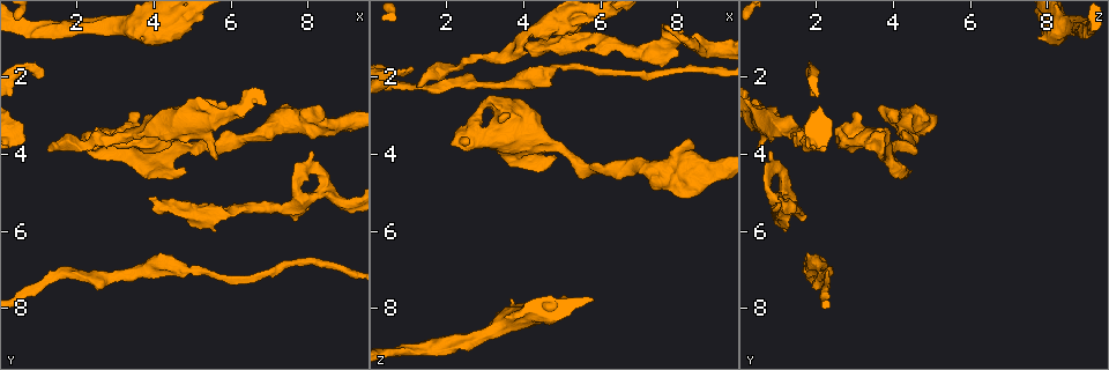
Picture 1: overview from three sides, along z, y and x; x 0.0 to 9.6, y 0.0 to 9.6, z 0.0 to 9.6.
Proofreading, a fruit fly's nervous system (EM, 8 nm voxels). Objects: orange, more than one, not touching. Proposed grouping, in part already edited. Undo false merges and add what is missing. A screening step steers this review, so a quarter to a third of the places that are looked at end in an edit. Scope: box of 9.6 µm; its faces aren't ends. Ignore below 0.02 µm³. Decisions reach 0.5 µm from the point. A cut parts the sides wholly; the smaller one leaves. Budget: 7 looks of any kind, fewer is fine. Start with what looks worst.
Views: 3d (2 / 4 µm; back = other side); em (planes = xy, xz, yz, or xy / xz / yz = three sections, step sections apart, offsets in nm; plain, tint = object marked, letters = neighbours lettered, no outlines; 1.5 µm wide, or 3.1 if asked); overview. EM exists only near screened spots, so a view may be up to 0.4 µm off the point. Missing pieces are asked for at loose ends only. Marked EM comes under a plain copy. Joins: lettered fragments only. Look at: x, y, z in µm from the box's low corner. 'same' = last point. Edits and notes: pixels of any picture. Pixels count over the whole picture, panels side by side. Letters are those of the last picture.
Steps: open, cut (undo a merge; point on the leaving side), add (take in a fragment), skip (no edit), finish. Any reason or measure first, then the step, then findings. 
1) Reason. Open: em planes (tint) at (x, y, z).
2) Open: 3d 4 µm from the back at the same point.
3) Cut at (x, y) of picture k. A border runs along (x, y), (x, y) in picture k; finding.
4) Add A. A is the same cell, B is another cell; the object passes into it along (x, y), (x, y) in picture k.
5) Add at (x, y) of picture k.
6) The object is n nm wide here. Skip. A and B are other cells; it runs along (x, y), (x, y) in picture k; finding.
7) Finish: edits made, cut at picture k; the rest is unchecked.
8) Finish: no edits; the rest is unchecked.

An open end. Open: 3d 4 µm at (7.65, 5.75, 1.65).

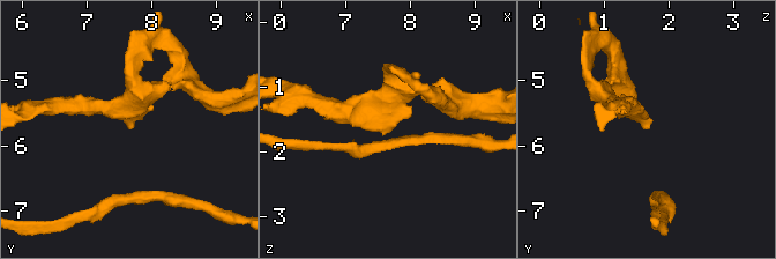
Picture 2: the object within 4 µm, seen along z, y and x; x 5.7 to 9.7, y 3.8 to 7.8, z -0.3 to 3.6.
Shape alone is not enough. Open: em planes (letters) at (7.65, 5.70, 1.65).

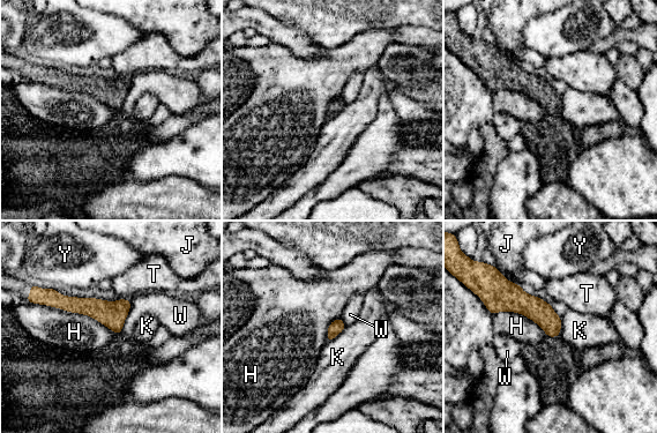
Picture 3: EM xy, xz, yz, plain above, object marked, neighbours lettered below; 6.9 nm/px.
Skip. H, J, K, T, W and Y are other cells; it runs along (50, 301), (92, 307), (127, 306) in picture 3; none of them fits.

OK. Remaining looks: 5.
Thick turns thin. Open: 3d 2 µm at (4.85, 7.05, 1.75).

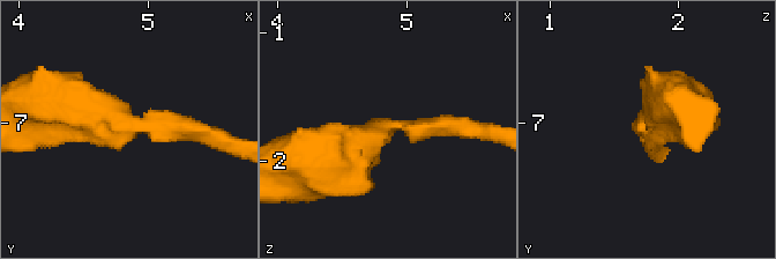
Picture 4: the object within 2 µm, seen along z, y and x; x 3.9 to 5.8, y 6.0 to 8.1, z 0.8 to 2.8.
Shape alone is not enough. Open: em 3.1 µm xy step 8 (letters) at (4.86, 7.10, 1.76).

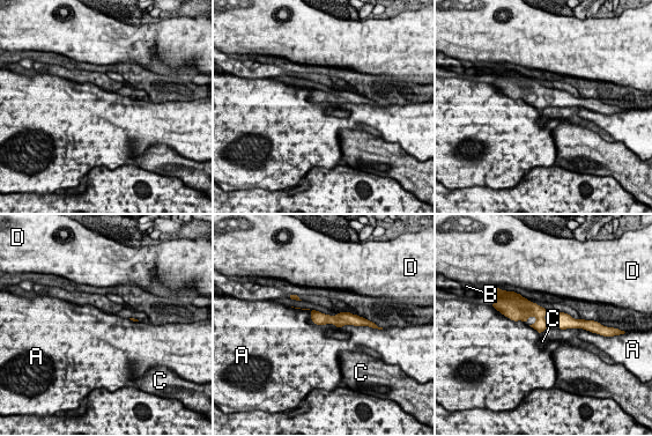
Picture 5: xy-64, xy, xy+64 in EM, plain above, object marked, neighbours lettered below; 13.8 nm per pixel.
Cut it another way. Open: em 3.1 µm xz step 8 (letters) at the same point.

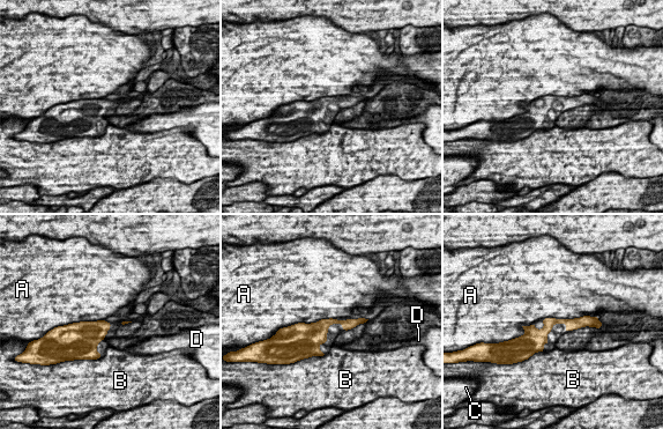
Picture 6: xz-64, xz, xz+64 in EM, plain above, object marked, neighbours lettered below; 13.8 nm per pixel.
Skip. A, B, C and D are other cells; a border runs along (589, 315), (542, 320) in picture 6; all the same neuron.

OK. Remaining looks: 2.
Open: 3d 4 µm from the back at (8.05, 4.10, 0.90).

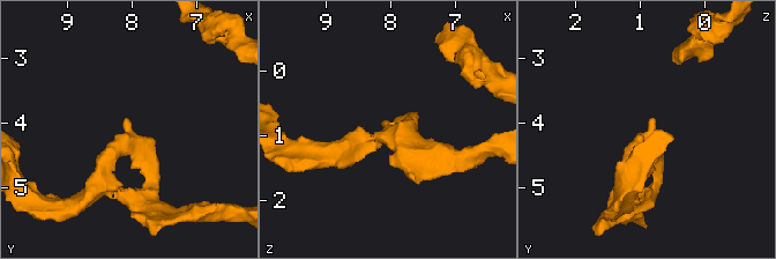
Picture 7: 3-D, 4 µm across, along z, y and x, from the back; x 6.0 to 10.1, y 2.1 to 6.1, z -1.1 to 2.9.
Open: em xz step 4 (letters) at (8.10, 4.20, 0.85).

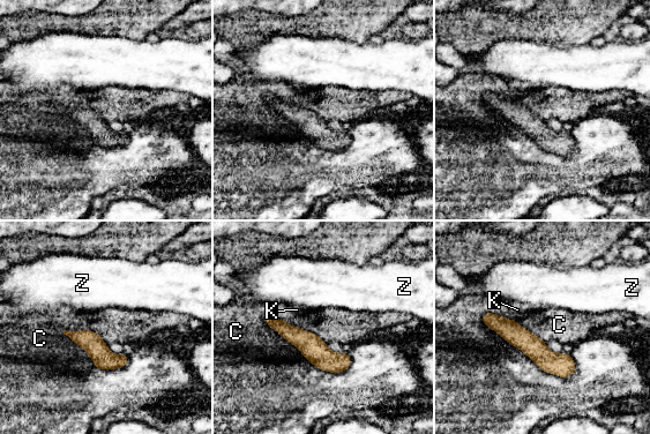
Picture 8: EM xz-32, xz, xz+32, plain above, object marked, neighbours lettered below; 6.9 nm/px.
The object is 150 nm wide here. Skip. C, K and Z are other cells; a border runs along (64, 329), (95, 367) in picture 8; continuous, no second neuron.

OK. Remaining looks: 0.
Finish: no edits; the rest is unchecked.

